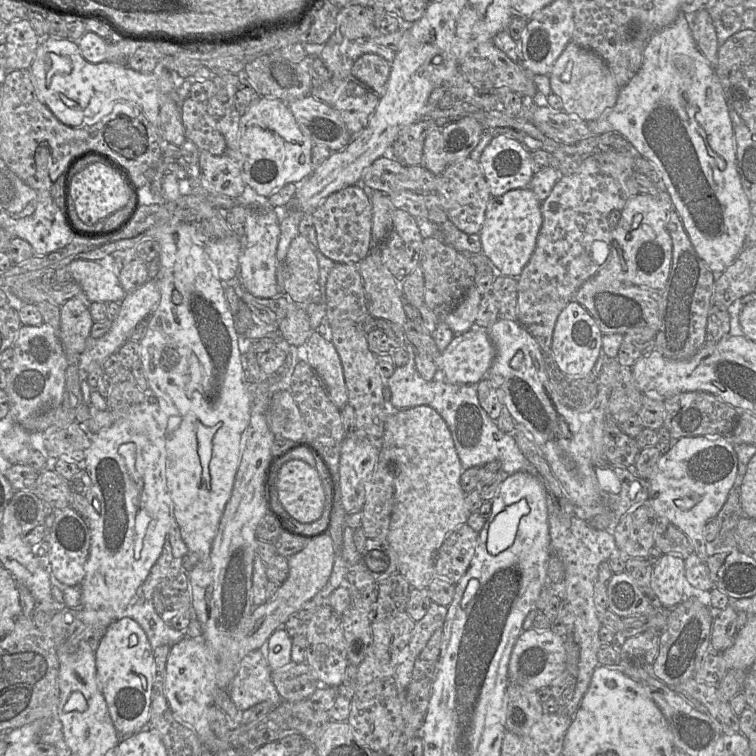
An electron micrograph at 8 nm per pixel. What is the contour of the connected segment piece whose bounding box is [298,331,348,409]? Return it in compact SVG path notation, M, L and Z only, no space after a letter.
M313 331L305 344L298 347L298 359L306 361L315 371L337 408L348 403L343 366L332 342Z

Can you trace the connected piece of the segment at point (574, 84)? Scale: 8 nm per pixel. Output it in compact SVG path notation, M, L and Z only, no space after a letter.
M571 41L548 75L552 93L562 102L563 111L583 120L597 120L611 110L618 98L619 88L613 74L596 53Z

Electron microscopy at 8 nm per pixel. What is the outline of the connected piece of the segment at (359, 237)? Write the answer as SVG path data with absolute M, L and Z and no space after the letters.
M362 185L345 187L329 195L312 212L318 249L336 263L357 264L373 249L371 194Z

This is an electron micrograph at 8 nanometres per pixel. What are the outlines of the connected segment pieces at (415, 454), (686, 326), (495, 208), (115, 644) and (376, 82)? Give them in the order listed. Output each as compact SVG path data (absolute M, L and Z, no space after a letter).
M429 406L400 409L389 415L381 449L390 452L390 461L395 468L394 504L387 541L396 553L398 573L403 575L413 588L424 589L436 576L436 556L446 536L457 527L467 524L472 513L468 509L466 493L460 483L464 469L447 424L437 411Z
M674 209L667 213L668 232L672 240L672 262L667 282L659 291L659 328L655 334L654 343L655 350L658 350L663 356L682 360L692 357L706 342L707 316L714 303L713 293L716 278L713 271L694 249L678 213Z
M529 187L492 197L479 233L482 253L497 274L518 278L535 251L541 227L542 204Z
M130 617L111 623L94 652L97 677L111 721L121 735L132 735L147 727L155 674L153 649L146 633Z
M366 53L353 62L351 75L378 96L383 96L390 70L390 63L384 58L377 54Z

